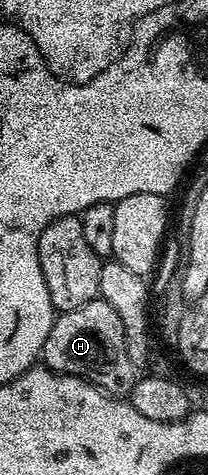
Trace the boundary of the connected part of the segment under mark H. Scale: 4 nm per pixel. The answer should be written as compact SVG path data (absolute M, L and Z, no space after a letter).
M102 299L82 303L82 307L60 313L53 320L42 361L56 373L71 373L73 377L85 378L113 395L131 394L138 379L138 366L128 354L122 319L118 317L118 311Z

